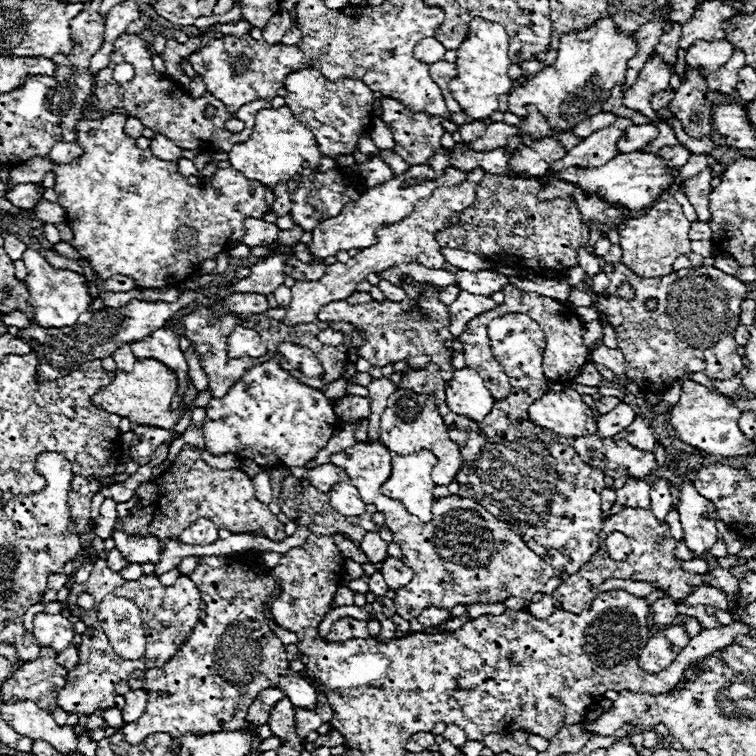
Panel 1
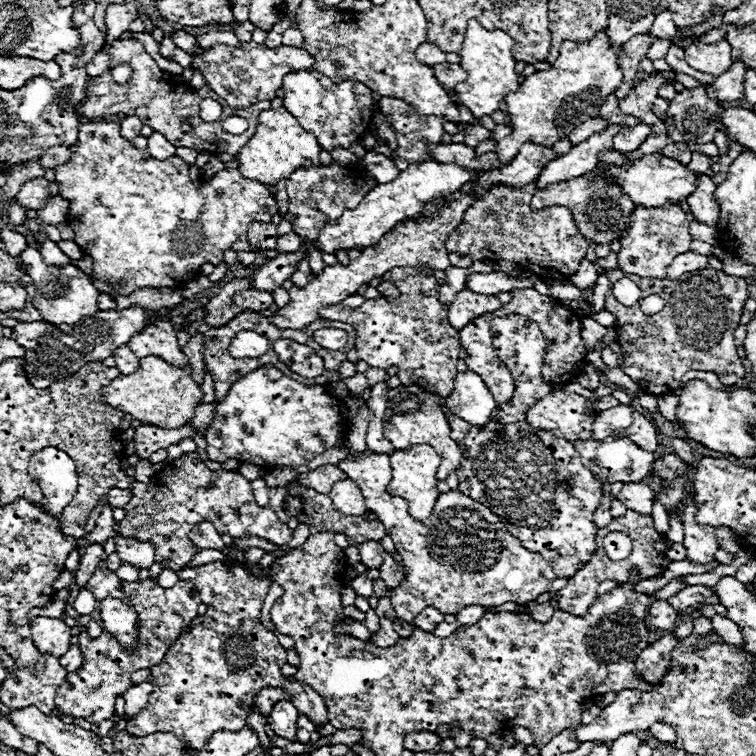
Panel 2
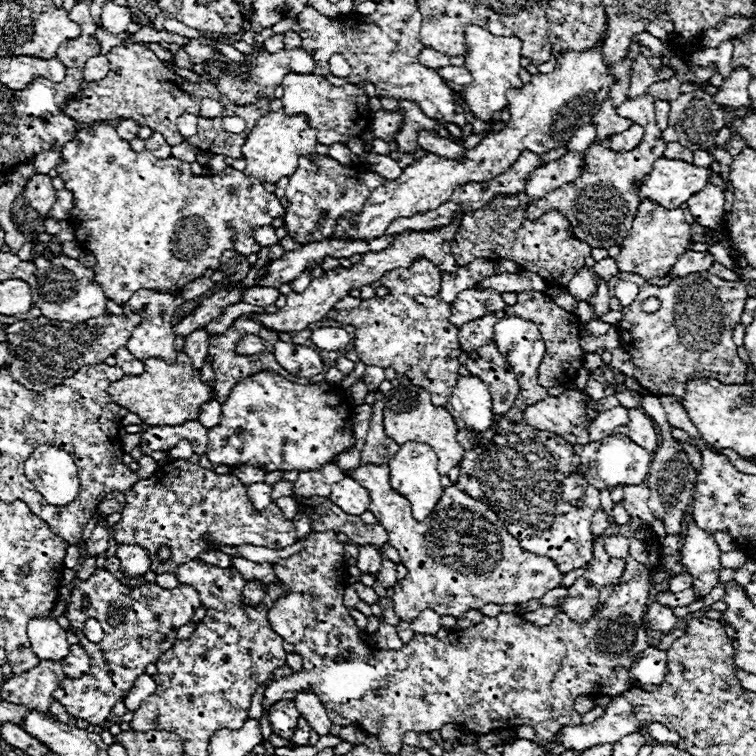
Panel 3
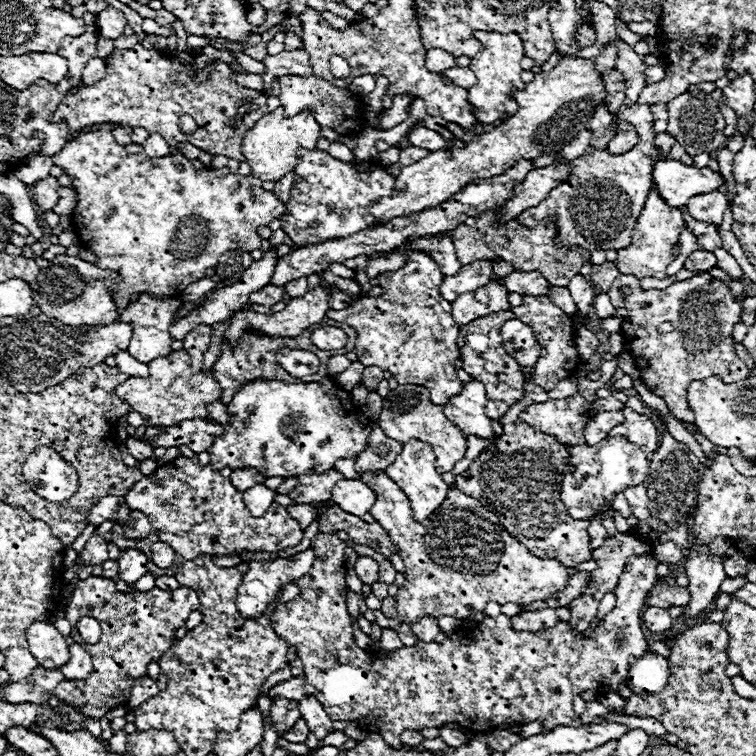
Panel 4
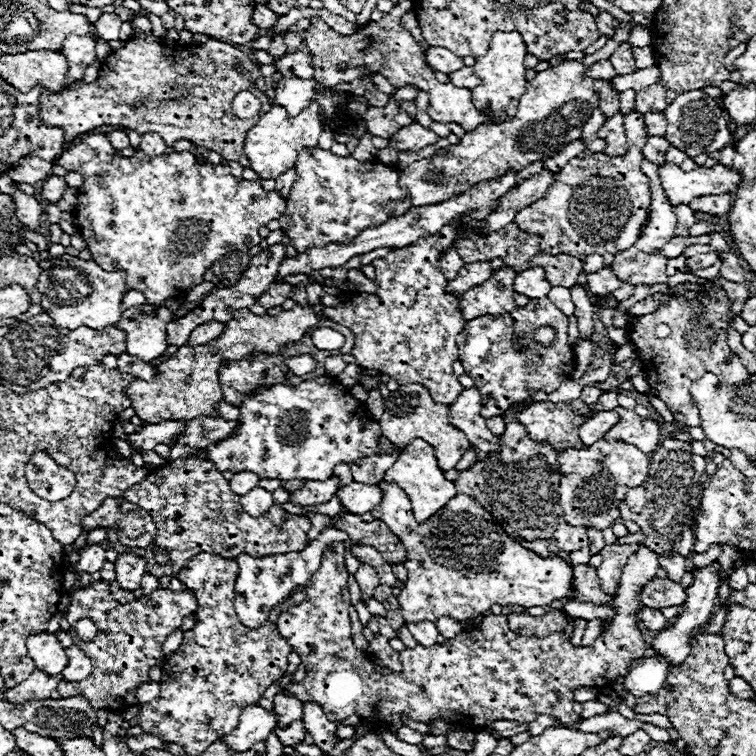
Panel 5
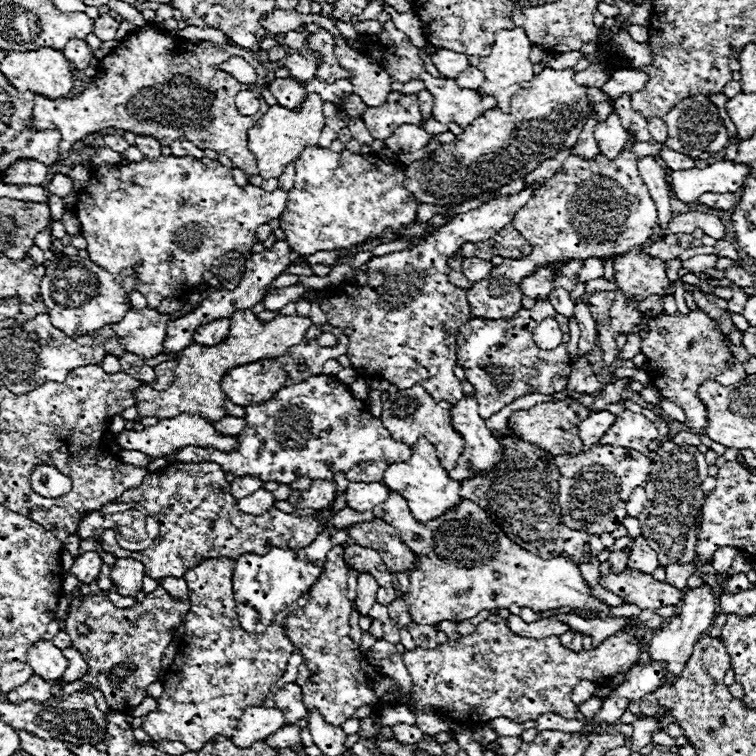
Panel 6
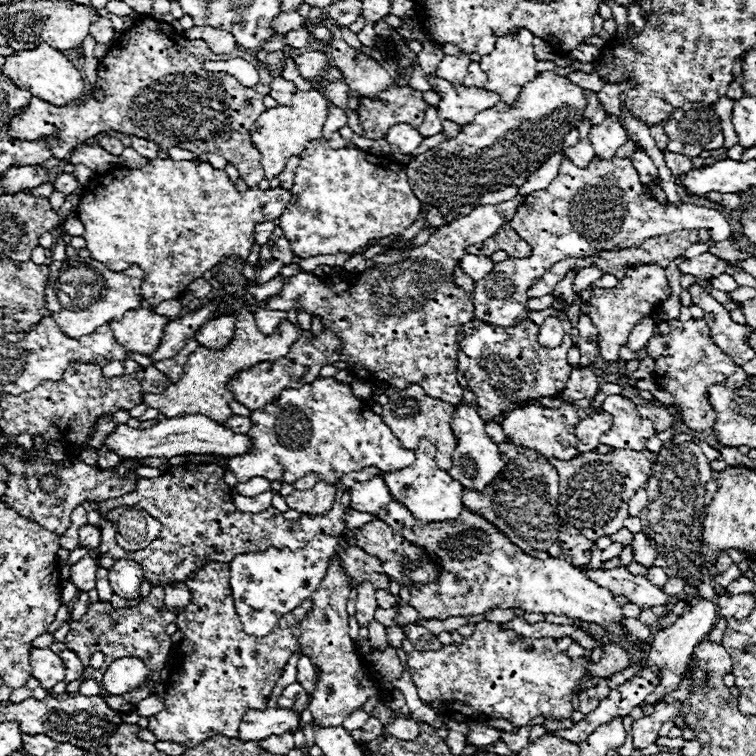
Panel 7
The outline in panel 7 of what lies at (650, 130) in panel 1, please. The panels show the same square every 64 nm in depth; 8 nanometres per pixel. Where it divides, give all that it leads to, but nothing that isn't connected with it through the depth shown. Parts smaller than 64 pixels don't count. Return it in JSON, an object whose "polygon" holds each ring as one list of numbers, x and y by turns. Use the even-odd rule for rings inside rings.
{"polygon":[[608,116,602,124,596,124,590,130,590,138,592,146,596,148,596,156,614,158,616,150,626,144,628,134,616,116]]}

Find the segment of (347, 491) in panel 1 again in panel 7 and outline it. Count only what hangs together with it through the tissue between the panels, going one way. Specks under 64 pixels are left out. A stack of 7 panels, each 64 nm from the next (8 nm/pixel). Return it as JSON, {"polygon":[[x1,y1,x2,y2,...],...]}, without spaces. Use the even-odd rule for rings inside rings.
{"polygon":[[380,476,366,480,366,482,356,482,354,486,348,488,348,492,350,492,352,510,370,512,374,516,376,516,376,508,380,508,380,506,388,504,388,500,392,500,390,490]]}

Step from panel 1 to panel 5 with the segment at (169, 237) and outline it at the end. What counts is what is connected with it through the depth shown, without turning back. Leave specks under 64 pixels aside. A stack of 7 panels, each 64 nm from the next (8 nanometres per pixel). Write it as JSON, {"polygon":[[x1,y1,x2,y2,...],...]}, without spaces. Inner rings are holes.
{"polygon":[[86,134,80,142,70,144,54,164,64,166,68,172,80,172,84,182,78,188,78,204,74,218,78,232,86,240,92,258,104,270,126,272,126,292,140,290,148,304,160,304,168,298,180,296,186,288,200,284,204,272,230,250,248,252,260,244,258,230,270,220,280,218,286,212,286,200,276,192,266,192,260,180,238,180,222,164,196,164,196,156,190,152,174,152,150,158,138,152,130,158,114,156,108,134]]}

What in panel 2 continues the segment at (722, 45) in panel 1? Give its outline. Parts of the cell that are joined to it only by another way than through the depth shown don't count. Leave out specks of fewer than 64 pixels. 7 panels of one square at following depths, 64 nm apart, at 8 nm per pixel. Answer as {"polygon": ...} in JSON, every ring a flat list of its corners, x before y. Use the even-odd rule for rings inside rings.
{"polygon":[[720,40,714,44,694,42,692,46,684,48,684,58,694,70,704,74,714,74,714,76,724,72,728,64,734,60,732,46,726,40]]}

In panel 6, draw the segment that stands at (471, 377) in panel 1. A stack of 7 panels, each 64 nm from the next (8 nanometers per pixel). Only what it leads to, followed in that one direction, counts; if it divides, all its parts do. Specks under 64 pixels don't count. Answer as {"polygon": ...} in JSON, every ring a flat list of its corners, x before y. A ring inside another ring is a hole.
{"polygon":[[476,394,464,396,452,406,452,426,464,436,464,456,452,472,452,480,464,480,472,472,490,472,502,460,502,444,486,428,478,414]]}

